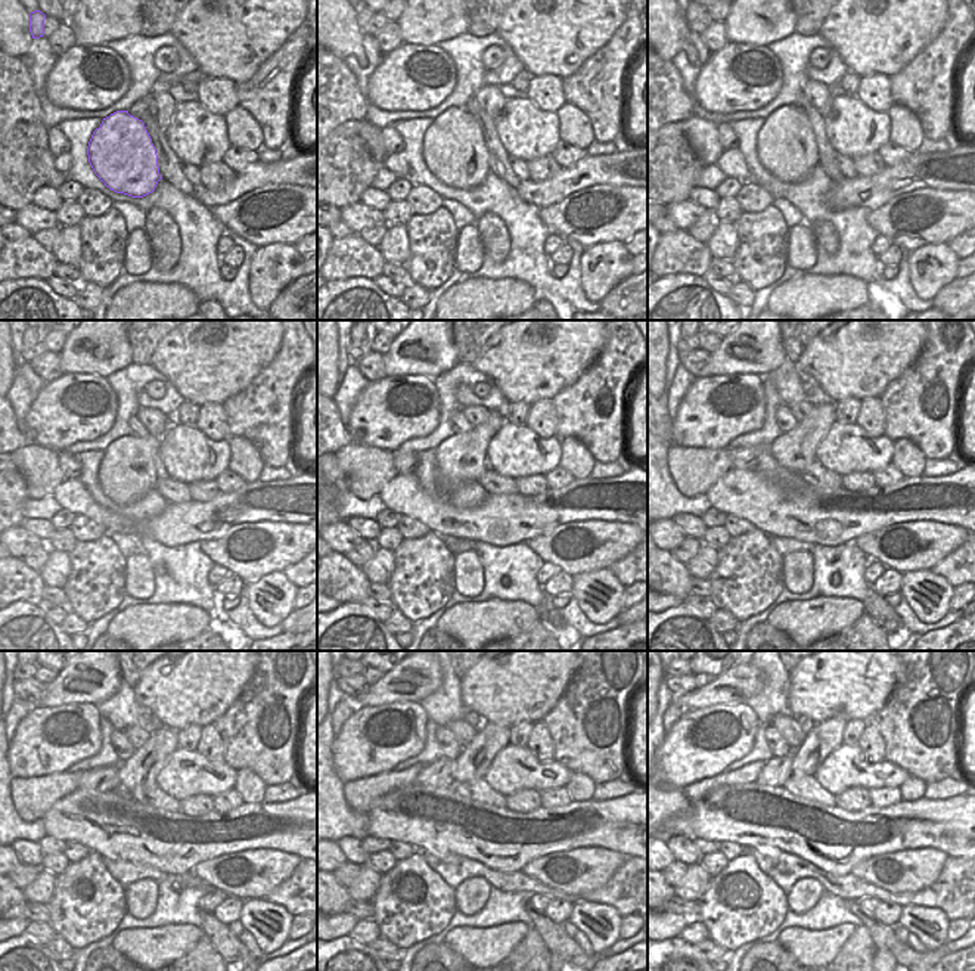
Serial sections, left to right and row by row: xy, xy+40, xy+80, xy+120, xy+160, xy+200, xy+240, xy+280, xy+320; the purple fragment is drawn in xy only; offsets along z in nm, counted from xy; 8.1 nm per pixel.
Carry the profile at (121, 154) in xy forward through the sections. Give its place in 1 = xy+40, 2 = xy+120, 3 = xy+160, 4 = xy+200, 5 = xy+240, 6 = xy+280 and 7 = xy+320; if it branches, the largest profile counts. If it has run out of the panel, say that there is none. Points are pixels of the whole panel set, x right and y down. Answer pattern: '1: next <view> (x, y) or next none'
1: next xy+40 (453, 149)
2: next xy+120 (126, 472)
3: next xy+160 (462, 456)
4: next xy+200 (797, 449)
5: next xy+240 (137, 775)
6: next xy+280 (475, 759)
7: next xy+320 (822, 738)

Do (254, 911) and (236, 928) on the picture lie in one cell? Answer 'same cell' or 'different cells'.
different cells

